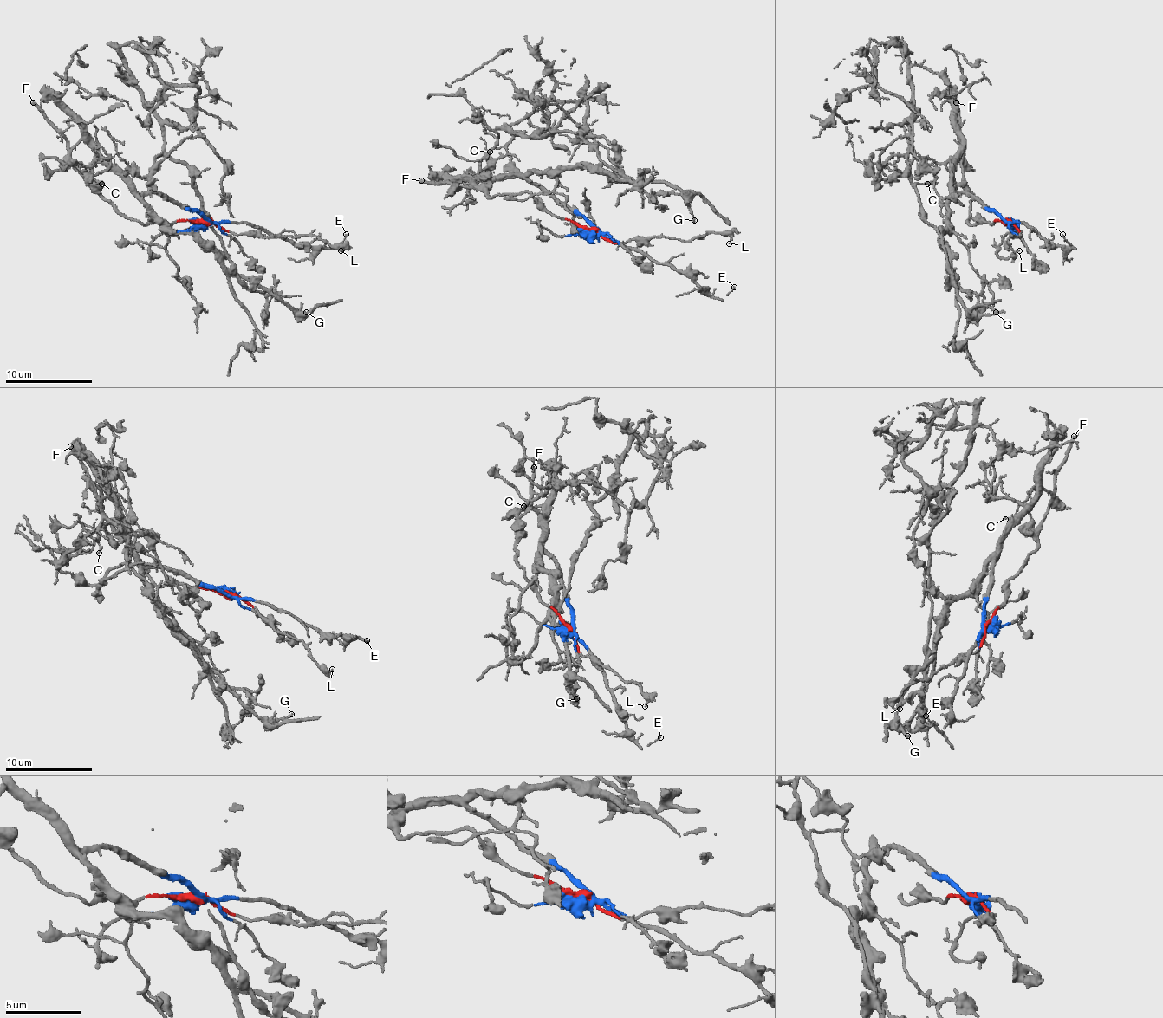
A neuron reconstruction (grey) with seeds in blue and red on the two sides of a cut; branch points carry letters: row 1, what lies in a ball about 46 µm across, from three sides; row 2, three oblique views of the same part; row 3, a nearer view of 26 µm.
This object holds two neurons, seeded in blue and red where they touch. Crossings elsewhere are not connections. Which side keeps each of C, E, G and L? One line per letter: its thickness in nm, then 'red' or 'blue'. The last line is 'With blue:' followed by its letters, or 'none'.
C: 190 nm thick; blue
E: 100 nm thick; blue
G: 150 nm thick; blue
L: 100 nm thick; red
With blue: C, E, G

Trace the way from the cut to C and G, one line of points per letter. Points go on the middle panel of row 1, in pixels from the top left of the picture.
C: (592, 231), (581, 217), (557, 204), (524, 178), (488, 178), (479, 160), (490, 152)
G: (592, 231), (581, 217), (527, 178), (598, 166), (622, 182), (670, 182), (687, 201), (693, 221)

